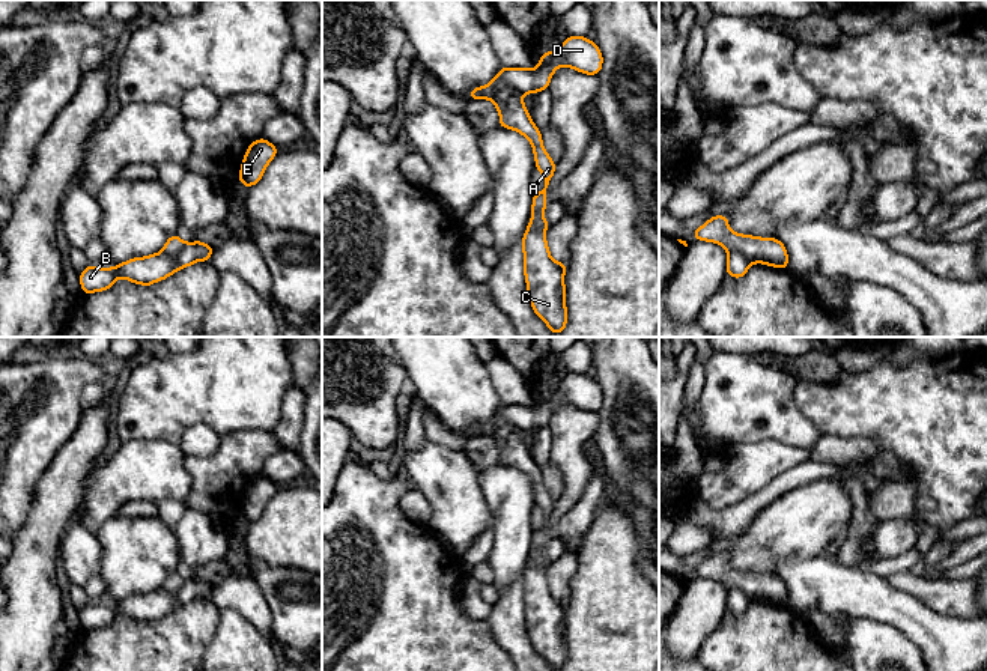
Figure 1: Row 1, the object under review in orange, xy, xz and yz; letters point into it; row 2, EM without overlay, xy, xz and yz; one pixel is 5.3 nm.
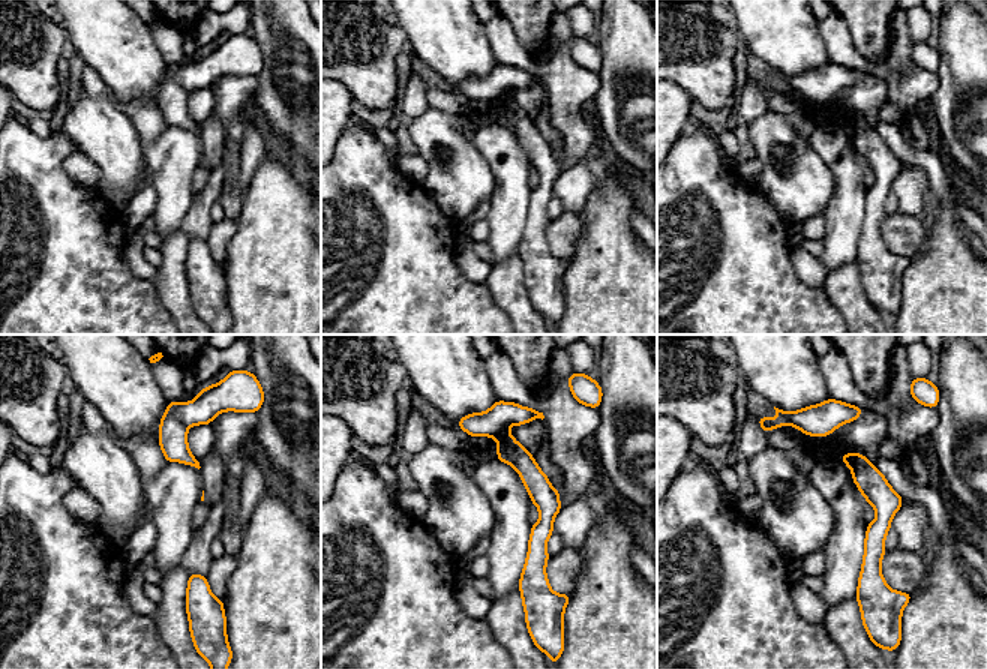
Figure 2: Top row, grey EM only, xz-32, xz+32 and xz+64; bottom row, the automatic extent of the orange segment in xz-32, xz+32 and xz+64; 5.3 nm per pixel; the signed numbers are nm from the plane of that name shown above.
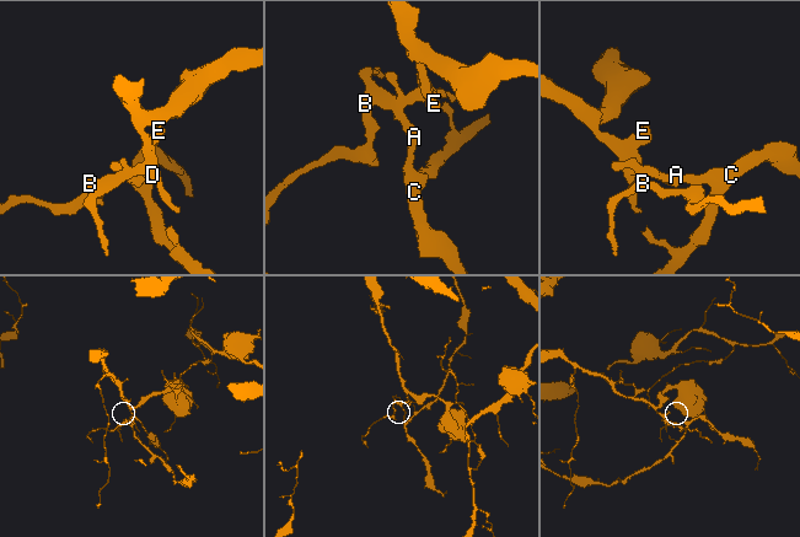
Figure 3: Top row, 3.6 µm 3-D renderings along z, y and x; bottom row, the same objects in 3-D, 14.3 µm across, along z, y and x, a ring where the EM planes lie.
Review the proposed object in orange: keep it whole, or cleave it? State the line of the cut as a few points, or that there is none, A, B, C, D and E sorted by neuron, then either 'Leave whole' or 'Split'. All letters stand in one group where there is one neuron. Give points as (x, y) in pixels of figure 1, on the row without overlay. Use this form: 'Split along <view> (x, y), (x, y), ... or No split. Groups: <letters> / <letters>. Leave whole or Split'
Split along xz (522, 429), (513, 425), (503, 425), (492, 437). Groups: A C / B D E. Split

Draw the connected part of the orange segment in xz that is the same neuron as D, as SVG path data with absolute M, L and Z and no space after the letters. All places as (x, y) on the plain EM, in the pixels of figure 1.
M569 373L557 390L546 388L534 406L501 405L497 414L483 424L469 427L469 436L490 436L504 424L513 424L522 430L548 427L552 411L560 403L569 403L578 409L597 412L603 394L599 384L584 373Z

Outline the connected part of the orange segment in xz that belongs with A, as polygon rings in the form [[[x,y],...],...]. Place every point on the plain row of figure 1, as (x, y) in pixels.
[[[504,424],[495,432],[494,441],[500,450],[500,463],[518,468],[530,477],[536,495],[536,507],[543,512],[545,525],[533,531],[531,558],[522,575],[524,612],[527,632],[534,650],[554,671],[560,671],[567,662],[564,638],[566,599],[560,600],[551,594],[545,575],[549,560],[540,554],[548,545],[546,525],[554,513],[555,499],[545,487],[540,466],[533,460],[522,433],[522,429]]]

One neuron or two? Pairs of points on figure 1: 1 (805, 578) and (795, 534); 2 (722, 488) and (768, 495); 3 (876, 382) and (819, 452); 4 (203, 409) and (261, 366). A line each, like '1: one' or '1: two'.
1: two
2: two
3: two
4: one

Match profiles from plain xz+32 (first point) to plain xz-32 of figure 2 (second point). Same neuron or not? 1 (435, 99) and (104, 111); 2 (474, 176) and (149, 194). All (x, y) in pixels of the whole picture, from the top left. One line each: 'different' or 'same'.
1: different
2: different

